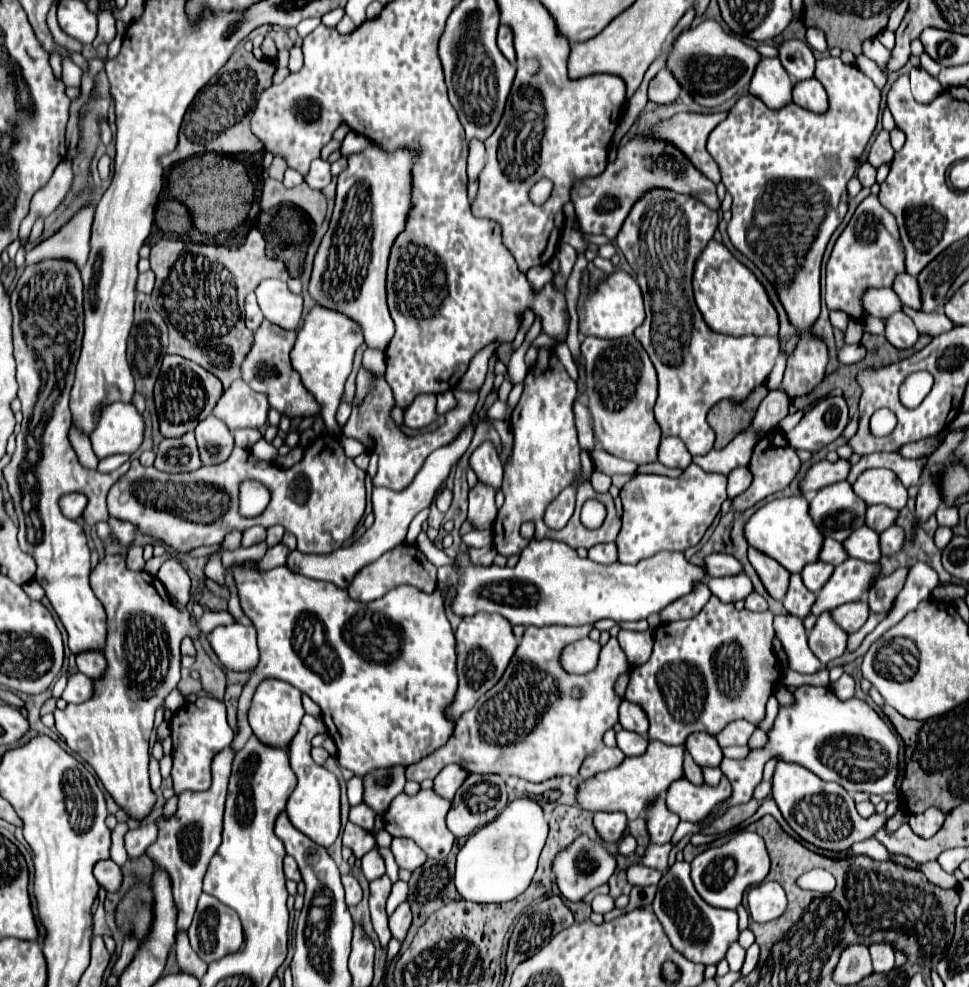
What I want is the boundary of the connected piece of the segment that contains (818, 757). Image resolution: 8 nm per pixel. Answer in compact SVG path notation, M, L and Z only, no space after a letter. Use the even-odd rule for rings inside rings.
M797 687L795 703L779 709L775 725L769 731L769 743L763 749L753 749L749 757L741 761L723 758L720 769L723 769L725 777L729 777L733 792L727 805L747 803L753 797L755 787L763 779L763 767L771 757L805 765L823 781L835 781L849 793L895 793L901 797L901 789L897 789L901 773L901 737L897 737L893 725L889 725L889 721L863 699L853 697L841 701L829 687Z

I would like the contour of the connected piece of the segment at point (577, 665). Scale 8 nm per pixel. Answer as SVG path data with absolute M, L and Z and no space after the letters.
M589 637L567 645L561 653L561 665L567 673L589 673L597 667L601 645Z

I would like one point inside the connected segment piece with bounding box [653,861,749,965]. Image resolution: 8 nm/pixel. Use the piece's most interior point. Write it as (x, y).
(703, 934)

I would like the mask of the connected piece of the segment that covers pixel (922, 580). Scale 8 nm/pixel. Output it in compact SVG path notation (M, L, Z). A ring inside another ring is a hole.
M915 563L907 575L905 587L899 591L897 599L895 599L895 607L891 609L891 613L863 639L861 647L855 651L857 657L863 657L869 649L869 645L873 641L877 641L887 629L891 629L895 623L899 623L907 613L911 613L913 609L917 609L917 605L925 599L931 597L933 587L937 587L937 573L925 565L925 563Z

